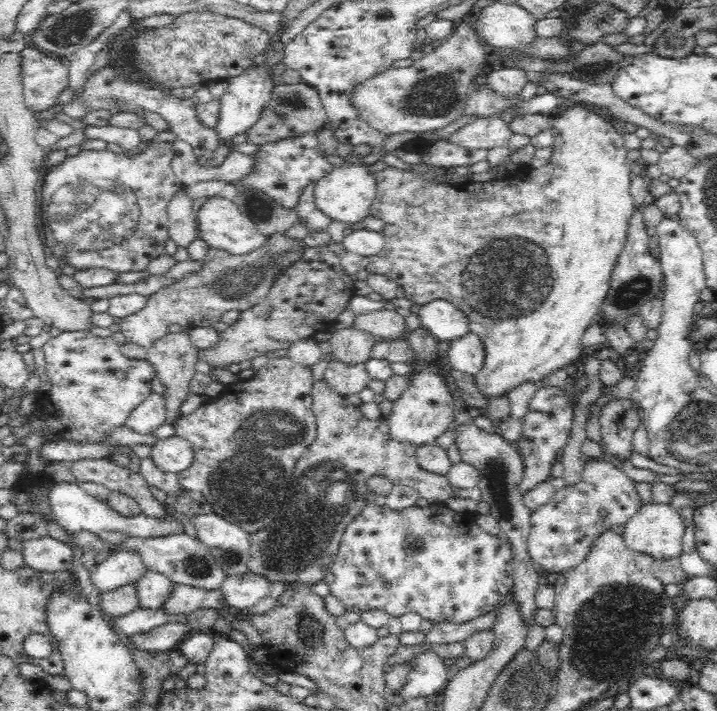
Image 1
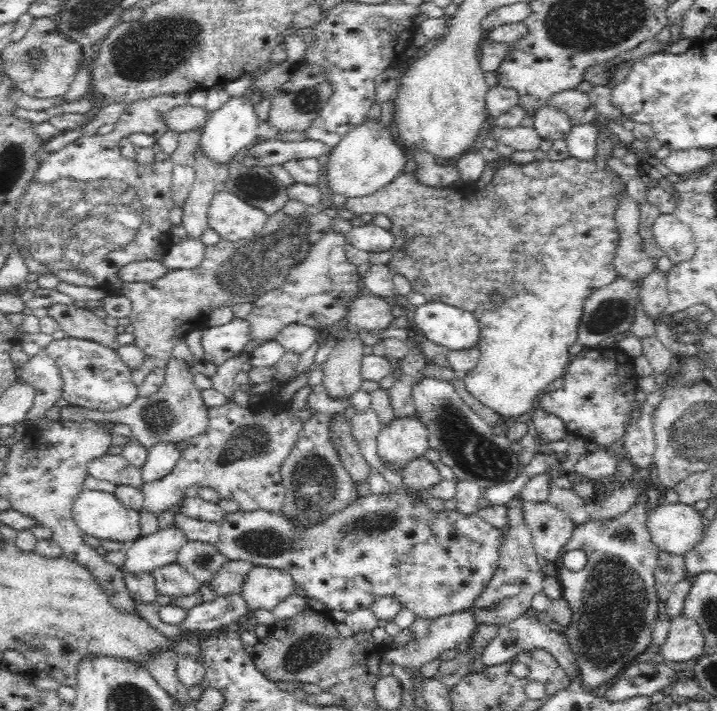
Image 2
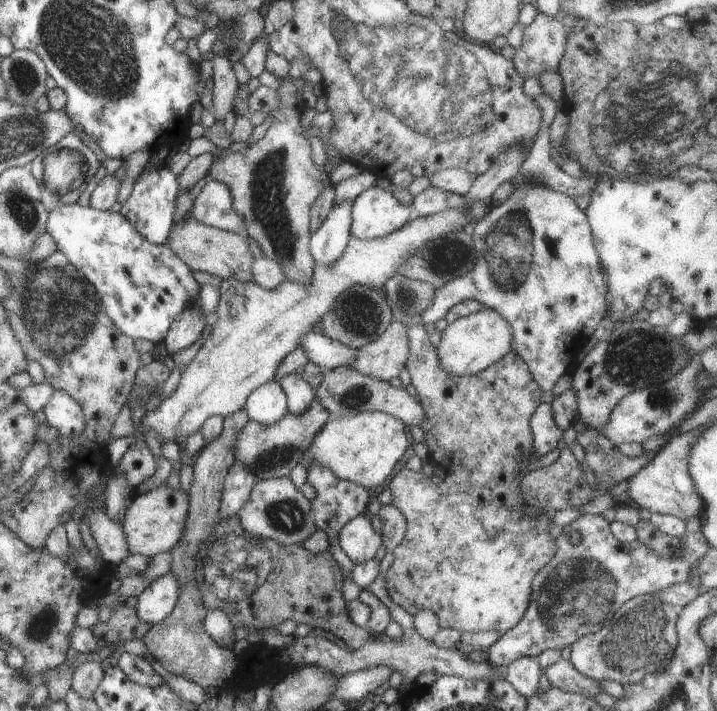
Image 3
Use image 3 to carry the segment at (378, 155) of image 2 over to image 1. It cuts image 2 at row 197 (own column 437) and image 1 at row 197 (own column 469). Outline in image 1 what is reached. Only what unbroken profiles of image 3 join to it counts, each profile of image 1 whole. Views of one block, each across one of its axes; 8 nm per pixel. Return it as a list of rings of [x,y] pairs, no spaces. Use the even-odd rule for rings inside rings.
[[[349,163],[347,167],[334,168],[322,180],[318,180],[313,190],[316,208],[326,218],[347,226],[345,229],[347,232],[369,215],[375,196],[375,180],[365,171],[365,165],[354,163]]]

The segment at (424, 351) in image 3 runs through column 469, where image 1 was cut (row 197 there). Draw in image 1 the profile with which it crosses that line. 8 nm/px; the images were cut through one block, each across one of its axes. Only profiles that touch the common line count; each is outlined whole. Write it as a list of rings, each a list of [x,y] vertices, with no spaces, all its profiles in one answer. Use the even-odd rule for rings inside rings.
[[[571,103],[558,108],[548,115],[549,128],[553,136],[552,152],[546,166],[531,170],[524,168],[513,175],[505,175],[484,183],[462,183],[448,185],[440,183],[420,173],[400,170],[383,162],[376,161],[365,165],[365,171],[375,180],[376,196],[369,215],[384,221],[385,227],[381,231],[385,244],[378,255],[362,257],[360,268],[369,274],[383,274],[405,290],[405,297],[416,304],[426,304],[434,299],[446,299],[466,316],[469,330],[476,333],[484,343],[486,358],[482,370],[475,376],[478,389],[486,398],[501,394],[508,394],[515,386],[522,382],[532,381],[549,375],[561,366],[572,364],[583,359],[585,349],[581,345],[581,338],[592,319],[600,312],[604,300],[610,290],[610,278],[616,261],[627,239],[630,218],[634,216],[635,204],[631,197],[630,159],[627,157],[626,145],[623,141],[621,126],[618,123],[605,122],[598,114],[590,112],[583,104]]]

